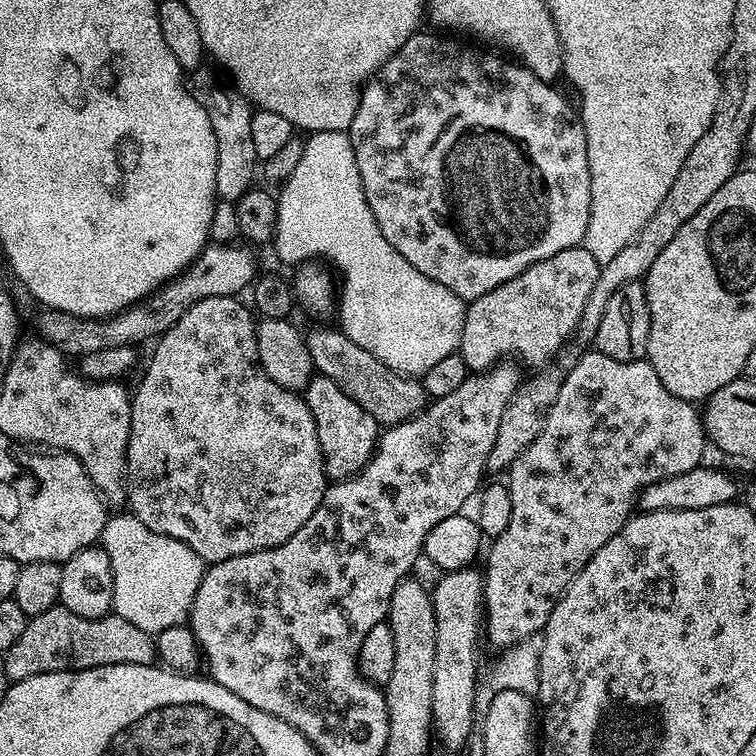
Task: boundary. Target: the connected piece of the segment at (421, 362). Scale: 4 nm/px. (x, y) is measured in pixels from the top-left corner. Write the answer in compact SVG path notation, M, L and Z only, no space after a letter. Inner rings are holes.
M314 132L304 140L302 162L298 162L294 174L279 189L276 196L278 206L278 226L274 249L276 256L284 264L300 266L304 260L315 256L325 256L327 263L340 271L344 281L338 284L338 327L345 332L362 350L370 350L386 366L409 378L423 377L434 362L453 355L459 349L464 325L465 301L458 299L453 292L446 290L438 282L426 278L378 230L374 210L364 197L362 178L358 174L358 162L354 158L352 139L347 132Z

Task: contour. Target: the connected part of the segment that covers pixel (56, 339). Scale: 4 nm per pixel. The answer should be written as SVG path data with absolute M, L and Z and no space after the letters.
M240 242L209 243L180 275L137 304L131 304L129 308L115 312L112 316L103 316L100 320L95 320L75 316L69 312L41 311L39 335L69 358L94 354L98 350L110 350L114 346L140 346L143 340L155 341L163 336L166 330L170 330L170 326L174 326L174 322L178 322L178 318L182 318L182 314L186 314L190 306L194 306L202 298L236 296L244 287L245 291L258 275L256 256L251 251L255 252Z

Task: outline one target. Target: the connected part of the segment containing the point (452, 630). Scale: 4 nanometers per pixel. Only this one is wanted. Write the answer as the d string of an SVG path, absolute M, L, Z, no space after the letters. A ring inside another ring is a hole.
M475 567L443 573L436 588L431 589L432 609L436 619L436 641L434 642L434 695L432 698L432 723L437 737L445 740L447 747L463 749L474 726L476 692L476 647L482 644L482 621L484 611L484 577Z

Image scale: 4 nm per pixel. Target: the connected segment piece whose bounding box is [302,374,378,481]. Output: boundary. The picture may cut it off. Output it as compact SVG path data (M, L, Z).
M316 374L302 392L306 406L310 406L310 414L314 414L314 426L318 426L318 442L324 455L324 471L333 481L355 476L367 466L368 460L376 453L378 425L376 419L350 394L346 394L330 378Z

